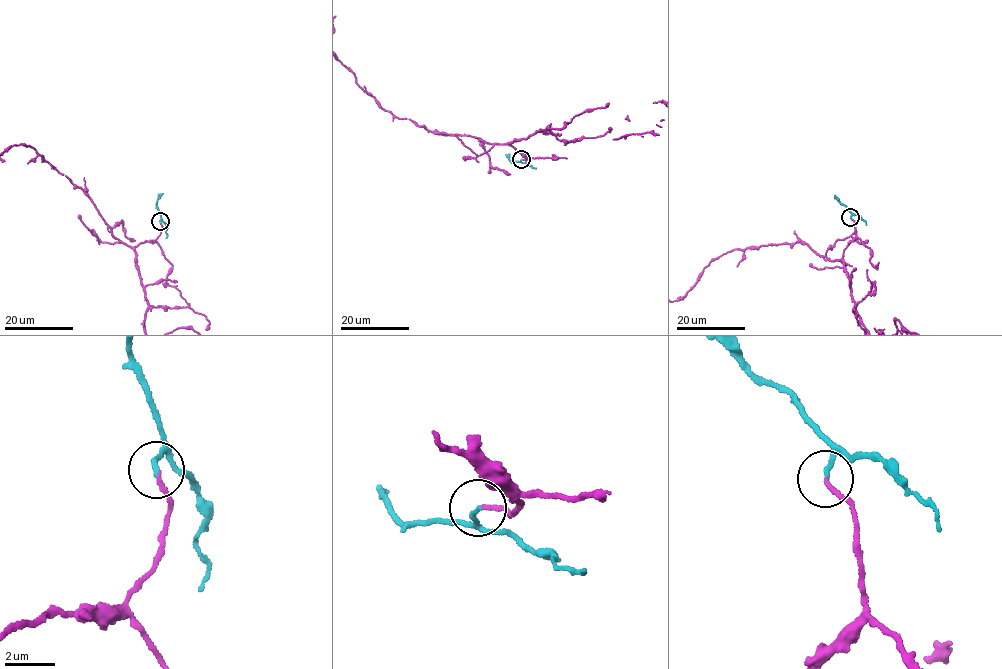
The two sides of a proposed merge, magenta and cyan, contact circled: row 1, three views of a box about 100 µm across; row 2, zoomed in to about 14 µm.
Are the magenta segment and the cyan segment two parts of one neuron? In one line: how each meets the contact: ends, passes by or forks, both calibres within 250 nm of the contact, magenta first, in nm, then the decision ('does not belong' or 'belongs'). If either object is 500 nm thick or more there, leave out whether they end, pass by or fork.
magenta ends | cyan ends | 150/190 nm | belongs

